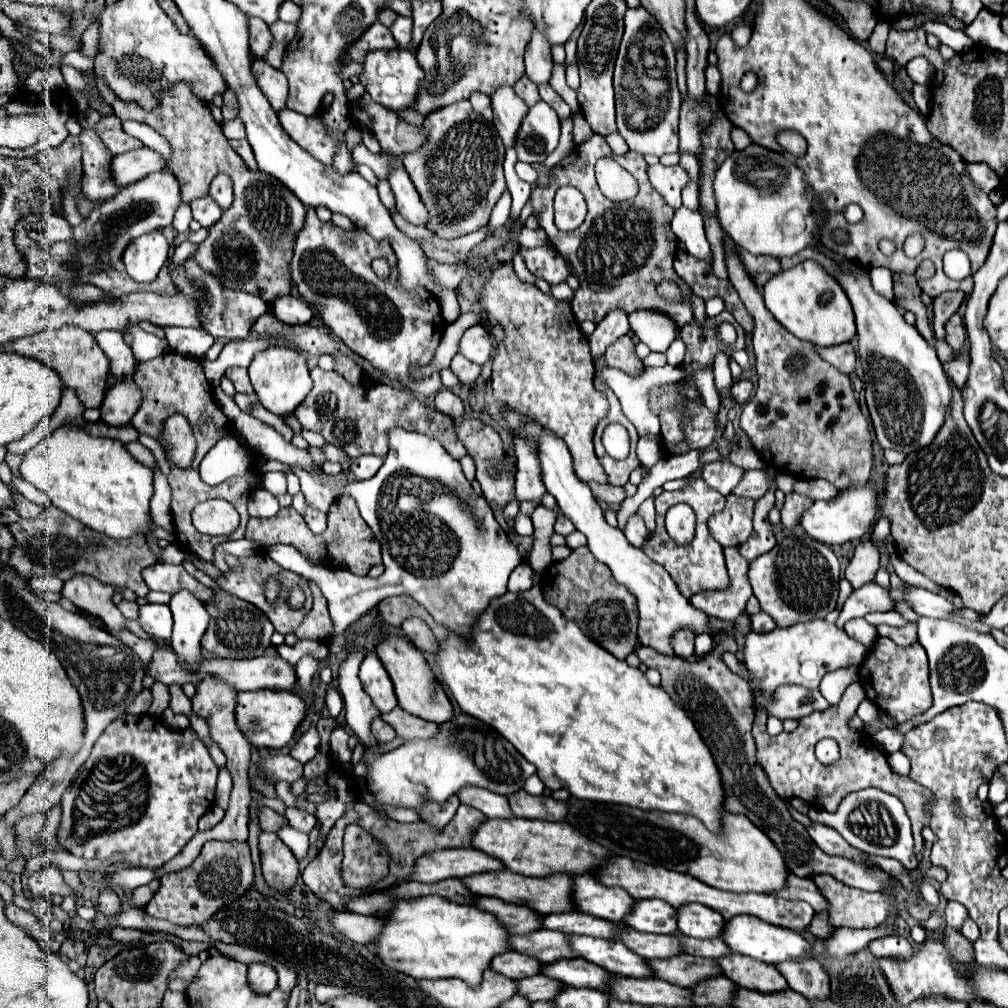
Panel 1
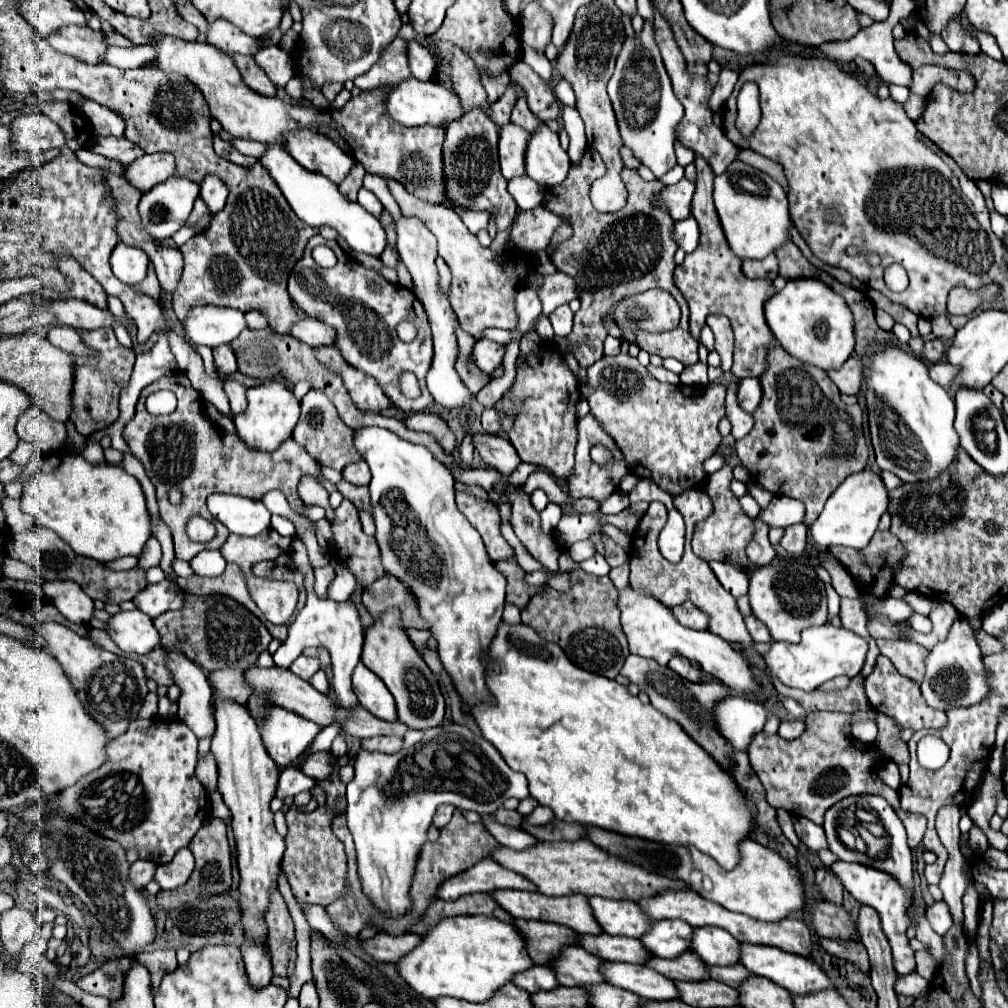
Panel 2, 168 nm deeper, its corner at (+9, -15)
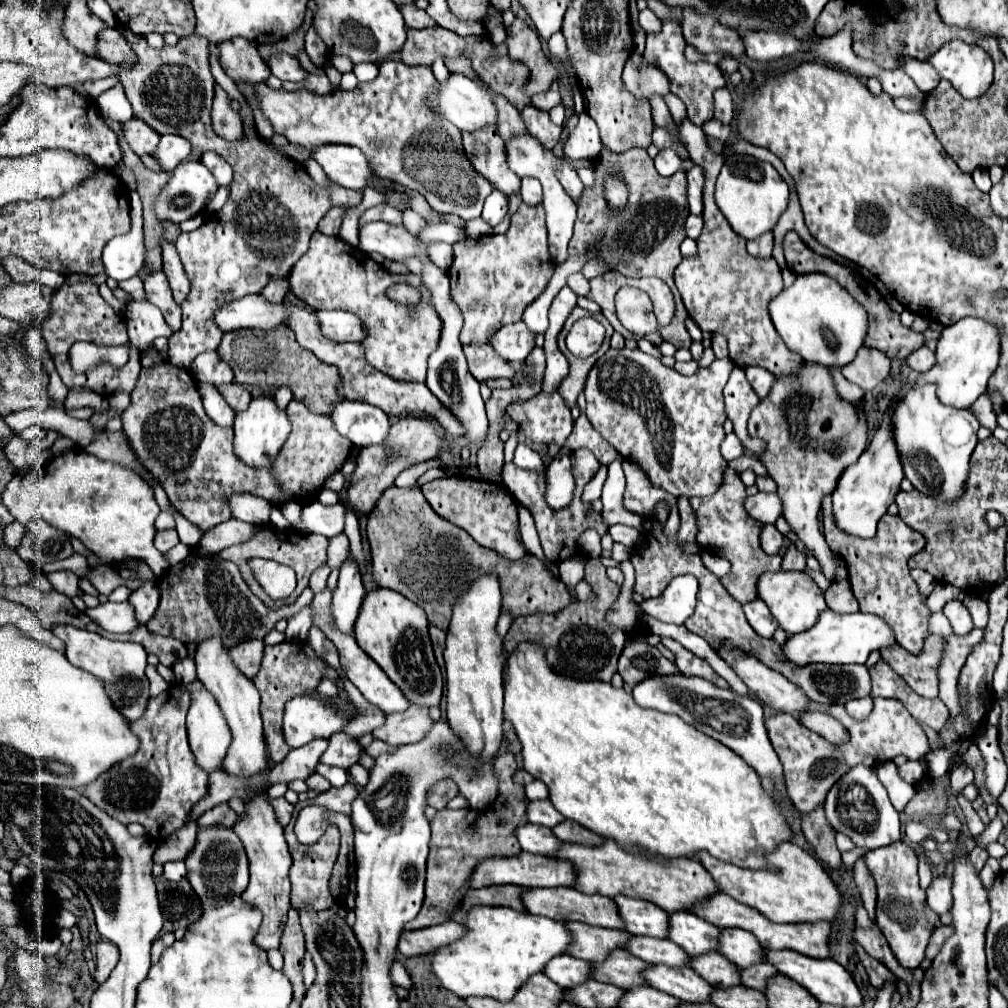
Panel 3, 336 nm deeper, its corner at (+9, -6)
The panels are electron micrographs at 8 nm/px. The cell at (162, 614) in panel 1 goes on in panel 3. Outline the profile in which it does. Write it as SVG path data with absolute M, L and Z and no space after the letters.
M105 602L95 608L87 608L85 614L107 632L131 632L139 626L129 602Z

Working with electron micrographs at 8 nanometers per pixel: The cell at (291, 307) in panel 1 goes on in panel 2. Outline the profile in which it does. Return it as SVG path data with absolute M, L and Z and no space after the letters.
M305 317L293 323L291 335L309 345L333 345L335 343L335 329L311 317Z

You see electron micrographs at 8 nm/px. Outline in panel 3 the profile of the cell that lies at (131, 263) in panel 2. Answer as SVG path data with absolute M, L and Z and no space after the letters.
M137 191L130 192L131 232L113 238L103 250L105 274L117 282L133 278L145 264L143 246L143 210Z

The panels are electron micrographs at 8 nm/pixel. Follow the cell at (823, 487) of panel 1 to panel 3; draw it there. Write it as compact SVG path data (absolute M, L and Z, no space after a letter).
M757 492L755 496L747 496L745 510L751 518L755 518L763 524L773 524L783 512L779 496L777 494L763 494L763 492Z

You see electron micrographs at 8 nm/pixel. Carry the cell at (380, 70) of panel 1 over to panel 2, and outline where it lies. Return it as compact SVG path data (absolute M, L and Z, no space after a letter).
M409 77L405 81L401 81L399 85L393 85L391 91L387 93L385 97L385 111L387 115L401 123L401 125L407 125L407 127L417 127L417 125L439 125L443 119L449 119L449 121L455 121L461 117L461 111L459 111L459 99L453 91L447 91L443 89L439 83L433 83L433 81L419 81L415 77Z

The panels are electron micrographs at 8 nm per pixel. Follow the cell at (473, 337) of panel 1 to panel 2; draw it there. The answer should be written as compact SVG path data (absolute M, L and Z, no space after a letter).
M479 339L473 345L471 359L481 371L491 375L501 365L503 353L505 353L505 345L499 345L499 343L493 343L493 341L487 341L487 339Z

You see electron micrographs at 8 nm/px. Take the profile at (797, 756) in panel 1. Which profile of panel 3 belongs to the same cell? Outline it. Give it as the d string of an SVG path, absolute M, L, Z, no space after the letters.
M877 697L873 699L873 712L863 722L851 718L843 706L831 706L829 714L835 716L851 734L847 744L835 746L821 738L819 734L805 728L801 722L797 722L791 714L775 714L771 716L765 726L769 732L769 740L783 764L785 772L785 784L791 802L799 812L811 812L819 804L823 804L829 788L853 766L865 764L865 766L879 766L885 758L905 755L911 761L917 761L925 756L931 748L927 742L927 736L923 728L915 722L915 718L907 712L907 708L895 700L895 698Z

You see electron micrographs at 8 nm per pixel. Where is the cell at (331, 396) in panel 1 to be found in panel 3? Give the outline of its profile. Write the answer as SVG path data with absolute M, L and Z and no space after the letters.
M291 400L285 412L291 422L291 434L283 444L279 458L273 462L271 470L275 470L275 478L279 478L279 486L283 486L283 490L303 494L303 500L311 500L323 488L323 478L341 470L343 462L351 454L353 444L349 438L339 436L327 414L313 414L303 402Z

